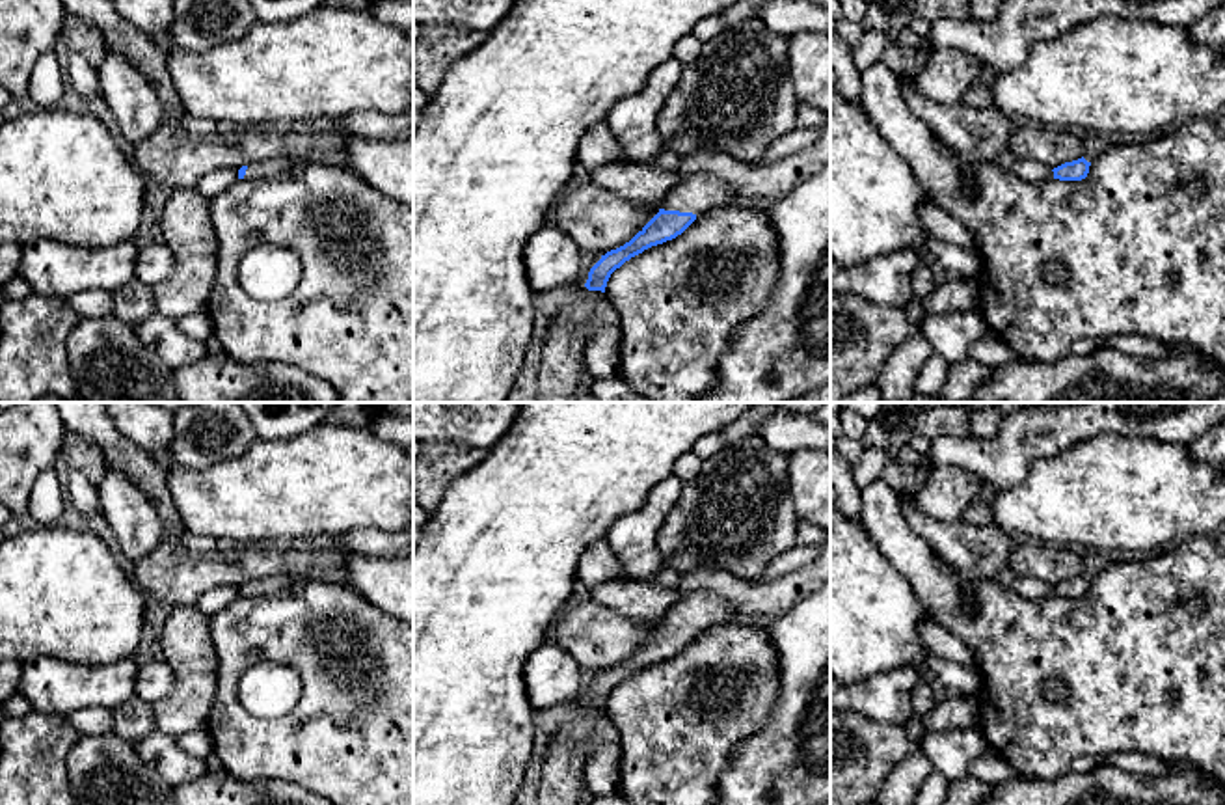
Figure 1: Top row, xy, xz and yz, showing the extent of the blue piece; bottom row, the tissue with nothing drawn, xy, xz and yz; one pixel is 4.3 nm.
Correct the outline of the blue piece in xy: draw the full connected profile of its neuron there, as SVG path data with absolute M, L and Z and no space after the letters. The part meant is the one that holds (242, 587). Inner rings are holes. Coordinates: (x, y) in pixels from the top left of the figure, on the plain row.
M287 574L259 578L259 580L242 583L238 587L238 596L268 596L272 593L289 589L294 581L296 580Z

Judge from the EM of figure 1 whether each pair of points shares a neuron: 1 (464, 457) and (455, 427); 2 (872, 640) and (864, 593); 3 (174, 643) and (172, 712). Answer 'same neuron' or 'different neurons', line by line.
1: different neurons
2: same neuron
3: same neuron

